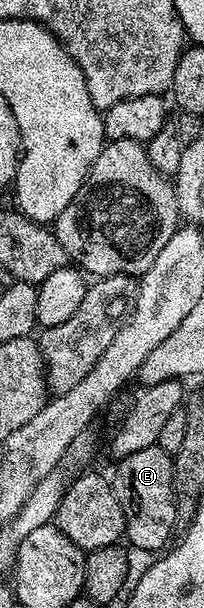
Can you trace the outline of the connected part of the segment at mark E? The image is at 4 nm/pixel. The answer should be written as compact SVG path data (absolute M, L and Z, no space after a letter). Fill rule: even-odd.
M153 446L138 450L138 454L130 454L115 465L116 476L111 477L111 482L116 490L118 506L122 506L124 534L131 547L150 550L156 554L173 539L172 527L177 527L178 524L176 488L172 484L173 463L173 457L169 453Z

